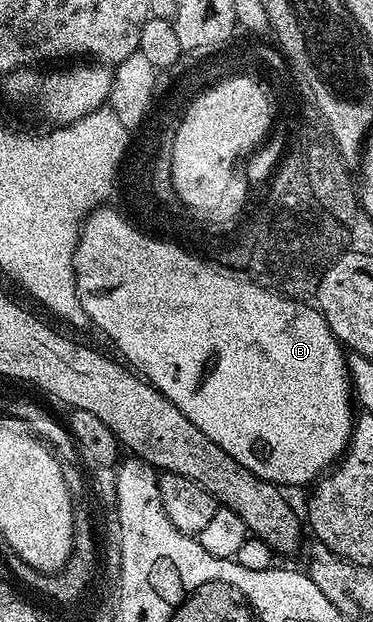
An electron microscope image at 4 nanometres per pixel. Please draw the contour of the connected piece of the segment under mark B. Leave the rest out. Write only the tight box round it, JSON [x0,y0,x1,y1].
[73,207,355,487]

